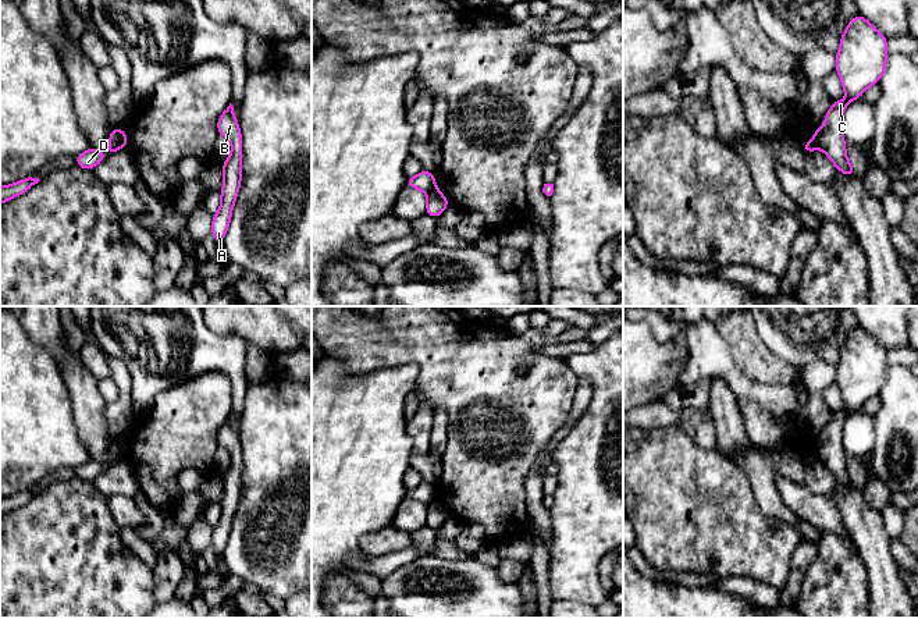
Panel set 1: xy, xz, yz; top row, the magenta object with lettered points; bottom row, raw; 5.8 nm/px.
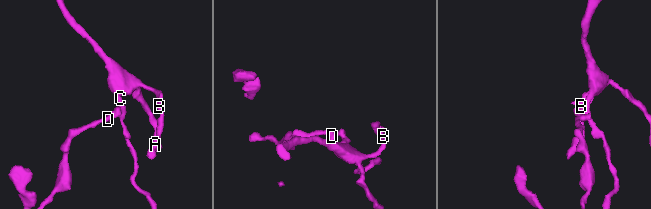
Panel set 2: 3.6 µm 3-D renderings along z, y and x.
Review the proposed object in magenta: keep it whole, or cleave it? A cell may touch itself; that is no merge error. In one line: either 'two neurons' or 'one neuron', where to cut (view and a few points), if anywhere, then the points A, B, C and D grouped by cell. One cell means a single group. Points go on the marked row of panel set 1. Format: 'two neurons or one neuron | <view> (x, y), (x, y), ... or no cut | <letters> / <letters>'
two neurons | yz (817, 130), (817, 144), (819, 146) | A B C / D

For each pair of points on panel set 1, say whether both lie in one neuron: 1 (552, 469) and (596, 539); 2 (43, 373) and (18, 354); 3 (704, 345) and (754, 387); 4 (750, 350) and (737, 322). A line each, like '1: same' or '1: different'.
1: different
2: same
3: same
4: same

